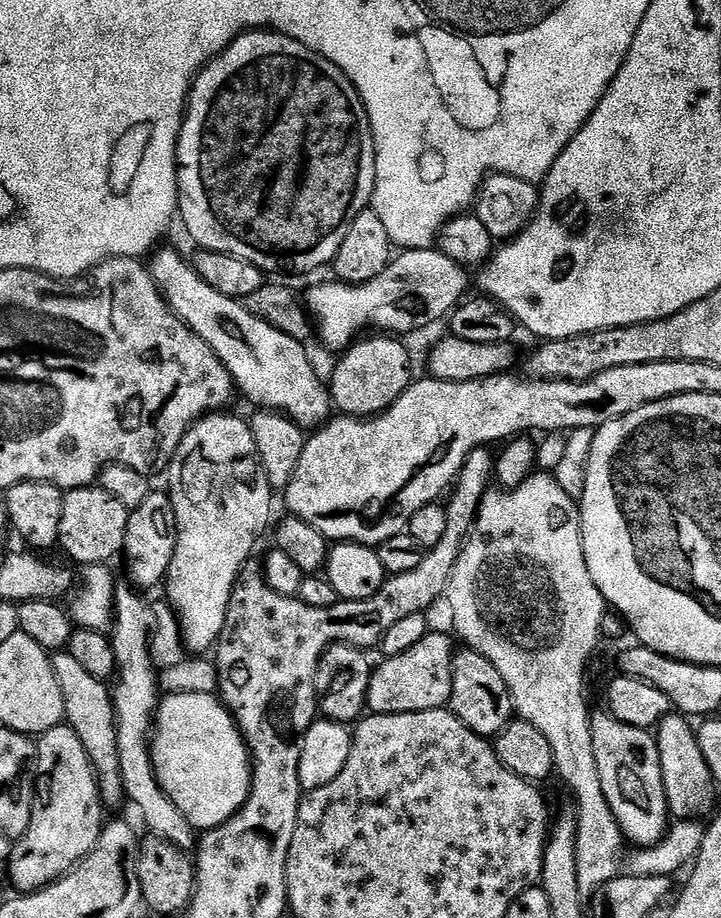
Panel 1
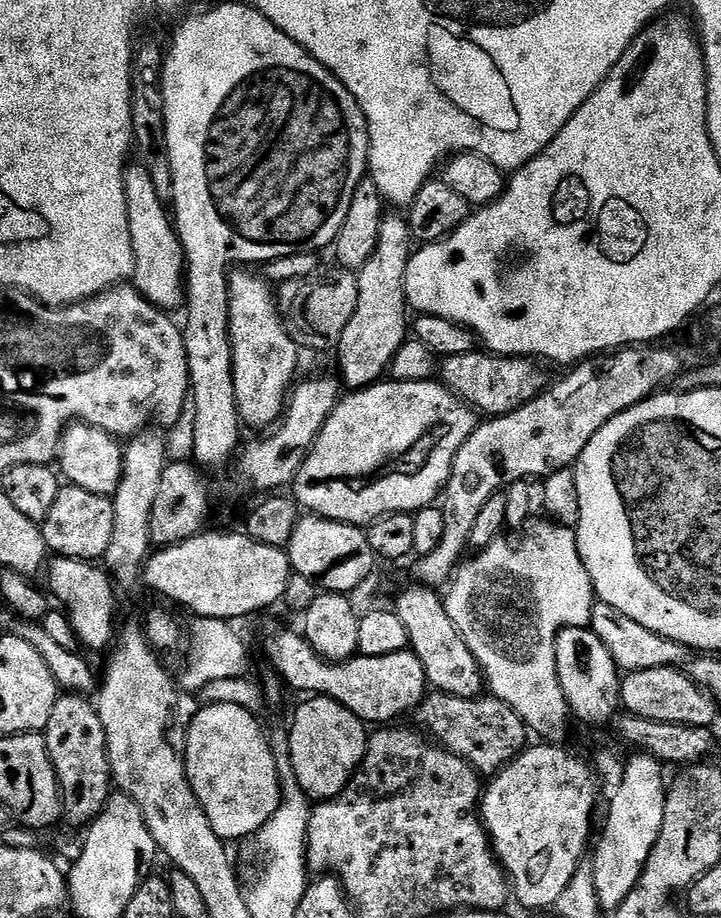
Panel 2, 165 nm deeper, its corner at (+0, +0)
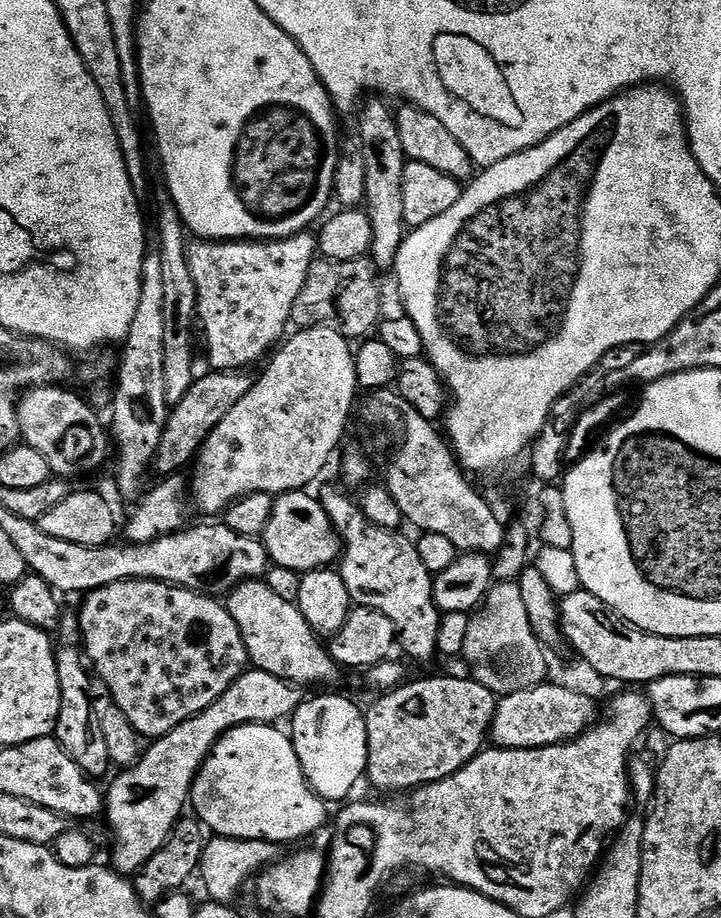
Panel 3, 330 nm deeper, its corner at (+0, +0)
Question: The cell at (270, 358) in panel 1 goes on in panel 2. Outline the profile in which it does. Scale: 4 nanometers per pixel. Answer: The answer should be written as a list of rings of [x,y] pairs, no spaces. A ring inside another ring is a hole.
[[[139,162],[124,170],[126,214],[130,222],[130,246],[134,246],[134,270],[131,283],[155,308],[173,310],[186,300],[186,261],[180,236],[165,201],[158,198],[150,170]],[[166,208],[166,209],[164,209]],[[168,211],[168,212],[167,212]]]

